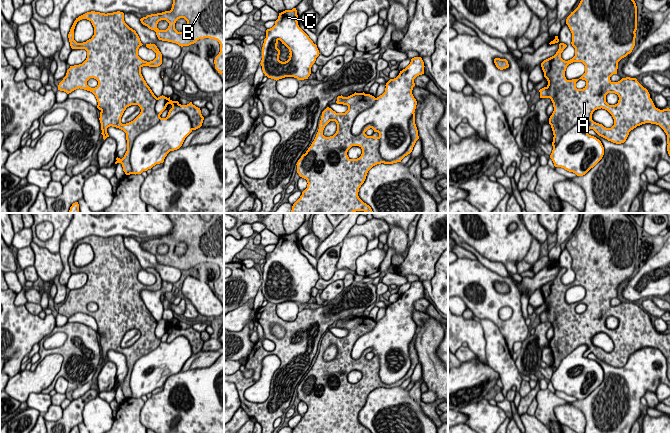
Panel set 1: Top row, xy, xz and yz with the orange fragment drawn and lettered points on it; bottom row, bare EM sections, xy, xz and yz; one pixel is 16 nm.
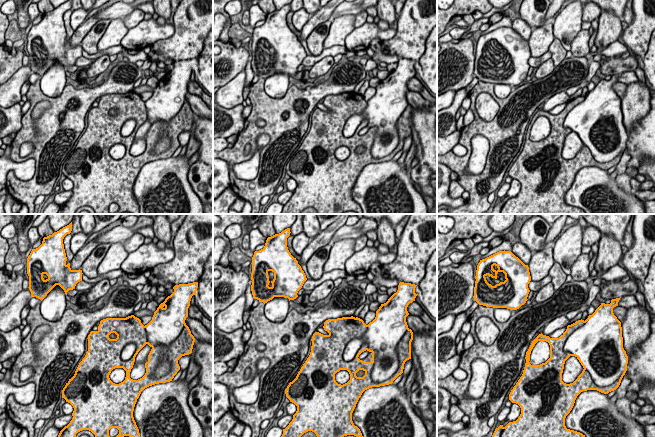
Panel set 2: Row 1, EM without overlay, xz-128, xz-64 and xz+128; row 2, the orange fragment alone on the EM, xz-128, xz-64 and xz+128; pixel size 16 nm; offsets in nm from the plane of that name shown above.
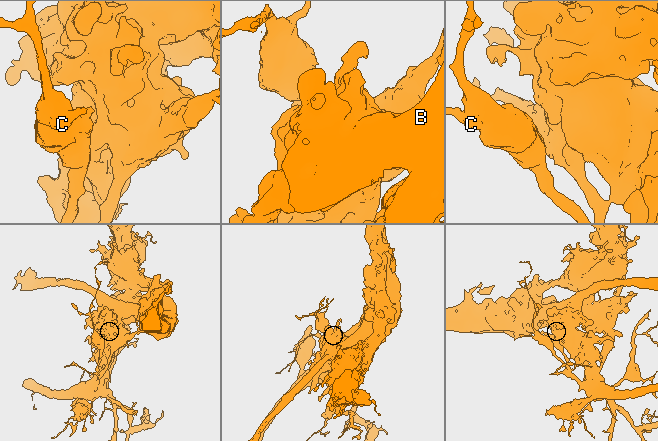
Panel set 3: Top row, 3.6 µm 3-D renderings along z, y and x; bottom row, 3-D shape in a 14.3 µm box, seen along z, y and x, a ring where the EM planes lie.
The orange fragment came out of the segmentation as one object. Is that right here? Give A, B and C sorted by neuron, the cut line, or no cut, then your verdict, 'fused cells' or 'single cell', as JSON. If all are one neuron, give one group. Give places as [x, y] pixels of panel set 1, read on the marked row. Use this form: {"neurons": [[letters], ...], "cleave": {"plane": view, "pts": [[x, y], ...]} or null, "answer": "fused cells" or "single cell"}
{"neurons": [["A", "B"], ["C"]], "cleave": {"plane": "xz", "pts": [[414, 113], [409, 121], [408, 147], [392, 159], [383, 159]]}, "answer": "fused cells"}

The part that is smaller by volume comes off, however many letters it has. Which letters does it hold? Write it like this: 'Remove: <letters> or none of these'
Remove: C

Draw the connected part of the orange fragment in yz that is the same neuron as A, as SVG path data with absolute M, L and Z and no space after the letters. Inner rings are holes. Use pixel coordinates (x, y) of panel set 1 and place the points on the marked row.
M581 0L578 7L566 19L572 33L572 46L575 56L565 61L561 53L567 47L560 43L556 54L541 63L544 77L548 85L539 90L540 98L550 98L554 111L549 118L553 131L552 146L555 147L561 137L577 123L587 121L583 132L586 134L593 129L599 136L616 144L624 143L629 132L645 123L659 125L667 135L667 151L670 156L670 109L660 110L655 107L650 94L636 78L622 78L612 82L610 77L617 74L618 62L630 54L635 46L637 30L637 6L634 0ZM582 62L585 73L579 78L586 81L583 89L576 88L579 79L567 80L565 71L569 64ZM615 93L619 100L615 105L606 102L606 95ZM597 109L607 110L614 119L614 125L606 128L592 120L592 114Z

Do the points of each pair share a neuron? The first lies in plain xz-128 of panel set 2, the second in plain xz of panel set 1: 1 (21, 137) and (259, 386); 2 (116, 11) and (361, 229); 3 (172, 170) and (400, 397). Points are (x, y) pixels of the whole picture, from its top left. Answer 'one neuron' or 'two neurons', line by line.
1: two neurons
2: one neuron
3: one neuron

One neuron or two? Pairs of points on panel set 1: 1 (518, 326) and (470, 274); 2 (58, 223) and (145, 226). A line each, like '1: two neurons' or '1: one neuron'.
1: one neuron
2: two neurons

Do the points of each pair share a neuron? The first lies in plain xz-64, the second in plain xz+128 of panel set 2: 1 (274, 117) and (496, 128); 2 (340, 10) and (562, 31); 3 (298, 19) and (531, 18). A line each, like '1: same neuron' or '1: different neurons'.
1: same neuron
2: different neurons
3: different neurons

